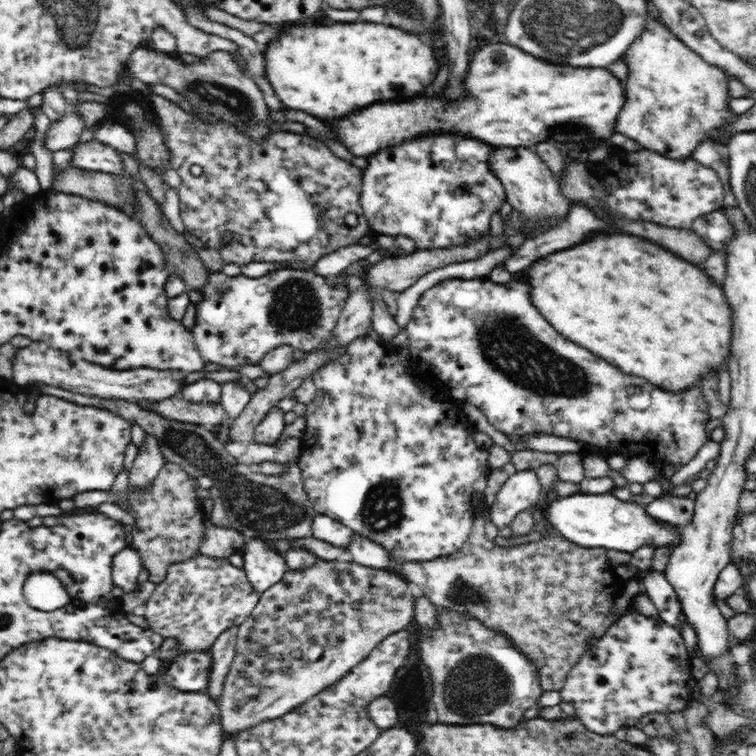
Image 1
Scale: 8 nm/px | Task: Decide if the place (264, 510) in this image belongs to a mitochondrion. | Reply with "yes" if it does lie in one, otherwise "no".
yes

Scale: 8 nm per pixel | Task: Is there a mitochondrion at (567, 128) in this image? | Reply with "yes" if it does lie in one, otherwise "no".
yes

